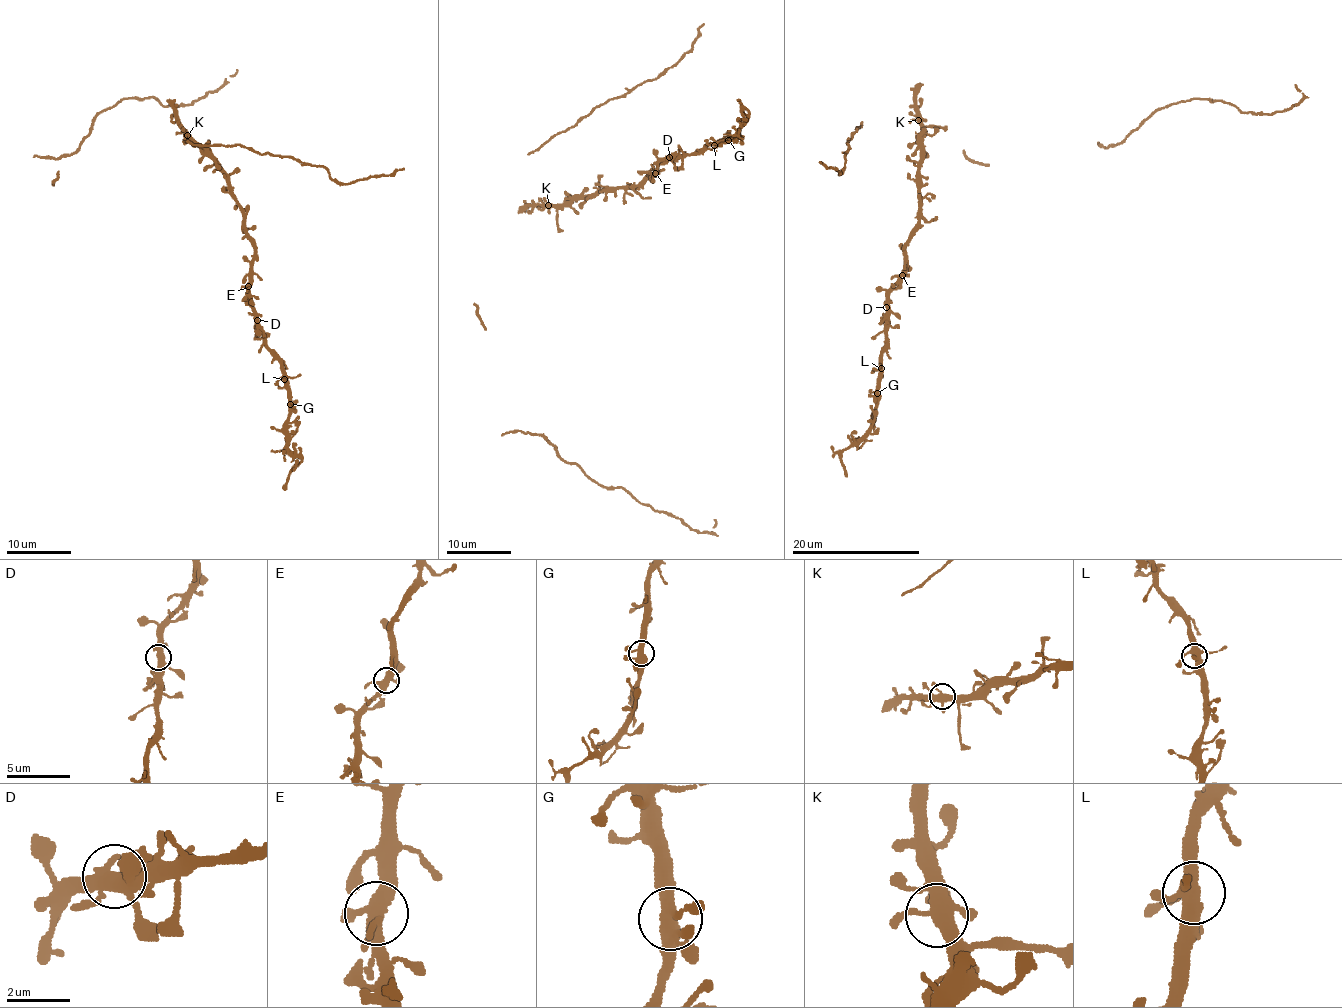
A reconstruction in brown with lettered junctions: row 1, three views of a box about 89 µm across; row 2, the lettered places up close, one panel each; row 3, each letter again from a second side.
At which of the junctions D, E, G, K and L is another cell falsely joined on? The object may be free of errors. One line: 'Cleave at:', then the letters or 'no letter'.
Cleave at: no letter

